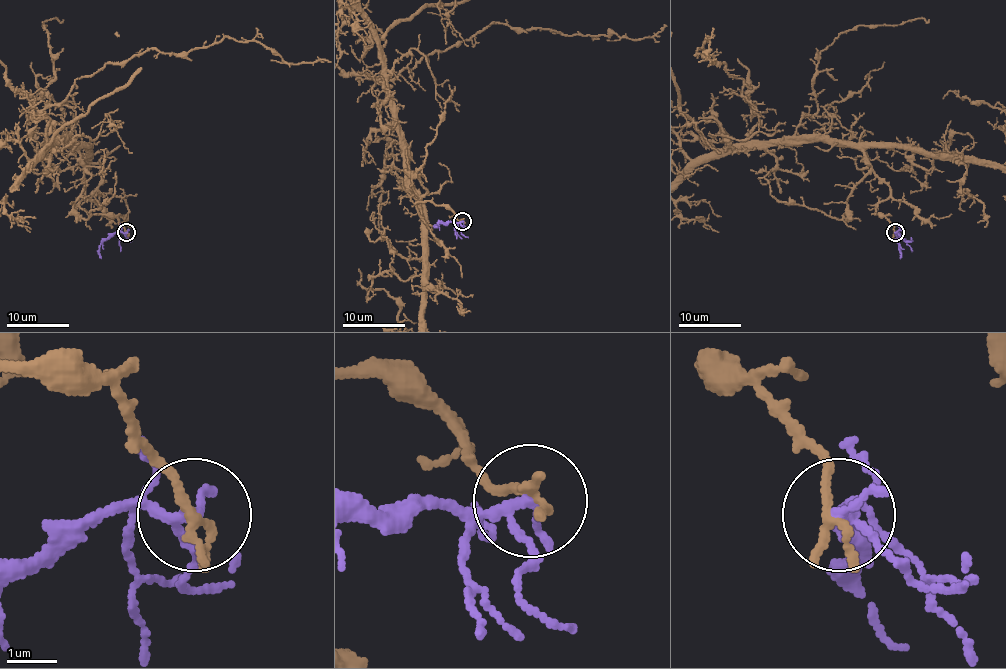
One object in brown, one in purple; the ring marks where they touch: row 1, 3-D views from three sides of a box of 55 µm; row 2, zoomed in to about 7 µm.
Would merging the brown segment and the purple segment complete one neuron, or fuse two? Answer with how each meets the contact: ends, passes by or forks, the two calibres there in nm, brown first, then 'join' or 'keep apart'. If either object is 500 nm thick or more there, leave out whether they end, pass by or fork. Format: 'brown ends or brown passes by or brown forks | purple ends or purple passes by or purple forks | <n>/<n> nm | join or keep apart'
brown ends | purple passes by | 260/180 nm | keep apart

